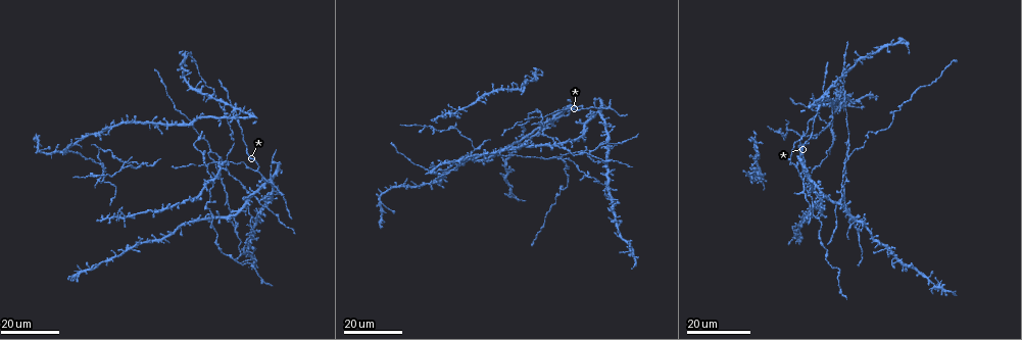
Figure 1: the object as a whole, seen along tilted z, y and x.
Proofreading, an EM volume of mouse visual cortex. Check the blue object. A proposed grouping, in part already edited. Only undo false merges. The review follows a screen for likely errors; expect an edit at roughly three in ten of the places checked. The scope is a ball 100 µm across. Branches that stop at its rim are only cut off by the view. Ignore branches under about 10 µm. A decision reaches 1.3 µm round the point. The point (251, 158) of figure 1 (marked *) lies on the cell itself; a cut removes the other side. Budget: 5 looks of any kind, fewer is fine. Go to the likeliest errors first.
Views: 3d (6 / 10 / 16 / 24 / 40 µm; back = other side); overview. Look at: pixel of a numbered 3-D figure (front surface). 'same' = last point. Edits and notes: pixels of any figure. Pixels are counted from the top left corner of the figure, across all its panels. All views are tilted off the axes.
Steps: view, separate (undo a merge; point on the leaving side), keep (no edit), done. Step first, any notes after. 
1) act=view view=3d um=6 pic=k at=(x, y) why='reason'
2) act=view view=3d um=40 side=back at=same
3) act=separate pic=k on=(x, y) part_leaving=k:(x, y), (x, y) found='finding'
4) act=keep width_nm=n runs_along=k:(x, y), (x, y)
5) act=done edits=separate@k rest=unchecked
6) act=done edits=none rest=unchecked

act=view view=3d um=16 pic=1 at=(99, 149) why='three-way junction'

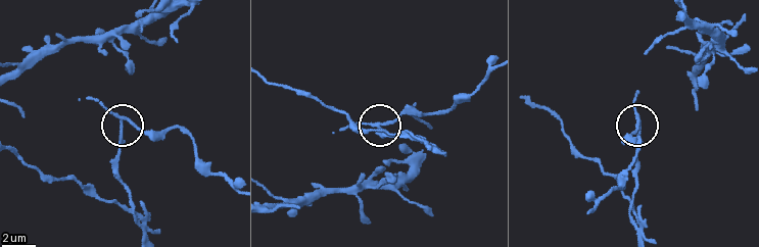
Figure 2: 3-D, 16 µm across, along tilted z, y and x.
act=view view=3d um=10 at=same

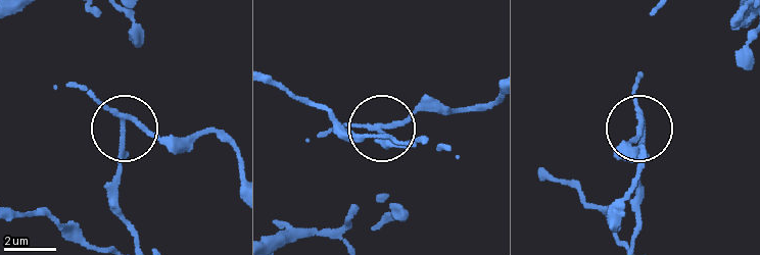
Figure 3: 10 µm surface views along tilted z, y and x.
act=separate pic=3 on=(122, 155) side_arm_um=29 part_leaving=3:(121, 118), (114, 207), (132, 234) found='a second cell is stuck on'

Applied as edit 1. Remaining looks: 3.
act=view view=3d um=24 pic=1 at=(207, 165) why='branch point'

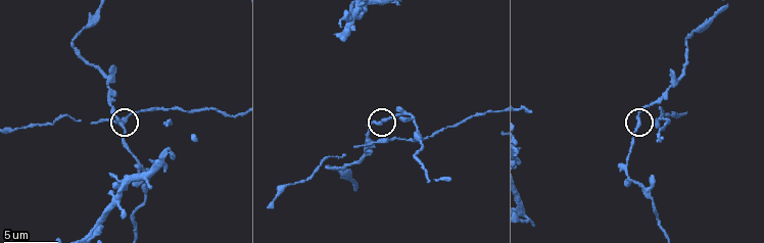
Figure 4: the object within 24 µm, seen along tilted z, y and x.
act=view view=3d um=6 pic=4 at=(377, 123)

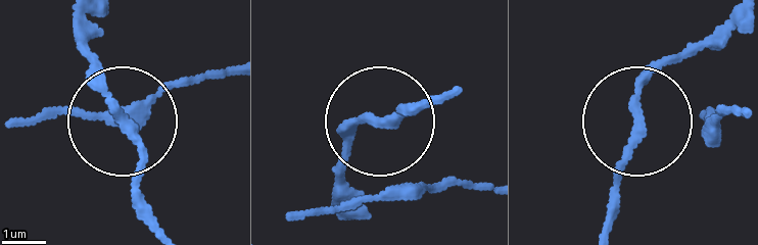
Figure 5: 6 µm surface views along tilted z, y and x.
act=keep width_nm=160 runs_along=5:(488, 187), (398, 189), (370, 119), (334, 168) found='one cell here'

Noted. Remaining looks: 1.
act=done edits=separate@3 rest=unchecked

